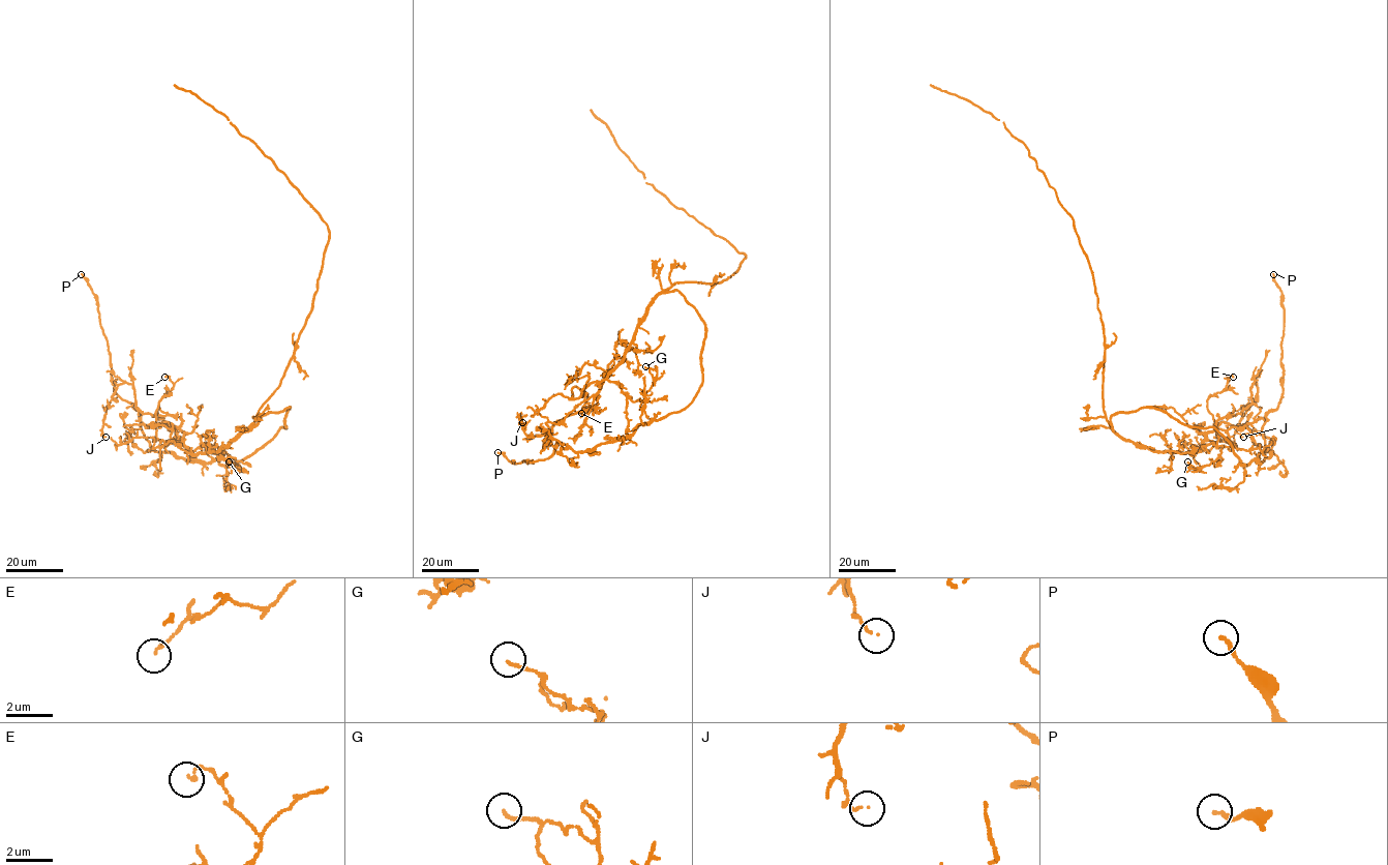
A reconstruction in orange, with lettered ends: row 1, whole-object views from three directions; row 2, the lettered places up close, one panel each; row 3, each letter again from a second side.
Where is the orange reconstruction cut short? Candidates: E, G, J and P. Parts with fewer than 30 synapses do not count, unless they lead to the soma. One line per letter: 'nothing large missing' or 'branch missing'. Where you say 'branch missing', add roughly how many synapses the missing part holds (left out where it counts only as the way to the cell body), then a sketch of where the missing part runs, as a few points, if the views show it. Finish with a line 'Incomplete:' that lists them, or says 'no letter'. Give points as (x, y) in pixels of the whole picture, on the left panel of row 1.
E: nothing large missing
G: nothing large missing
J: nothing large missing
P: nothing large missing
Incomplete: no letter

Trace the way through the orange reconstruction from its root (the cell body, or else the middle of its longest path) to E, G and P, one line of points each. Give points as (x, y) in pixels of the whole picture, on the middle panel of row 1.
E: (671, 291), (655, 298), (624, 359), (604, 379), (578, 397), (572, 388), (587, 397), (581, 413)
G: (671, 291), (653, 300), (607, 379), (633, 401), (642, 400), (654, 381), (645, 366)
P: (671, 291), (705, 331), (702, 385), (686, 407), (590, 450), (557, 442), (548, 458), (517, 464), (498, 452)

